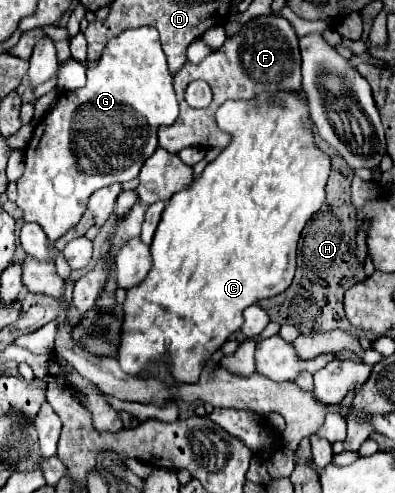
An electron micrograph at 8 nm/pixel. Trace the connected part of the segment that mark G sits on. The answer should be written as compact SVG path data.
M142 26L122 32L118 38L112 38L104 48L104 54L96 66L88 68L88 82L84 88L64 92L56 102L54 110L44 116L34 128L34 134L24 150L24 176L18 184L18 200L16 204L24 210L26 222L36 222L48 236L50 258L36 260L34 256L26 256L22 266L22 284L28 292L48 294L56 300L64 298L64 278L56 274L54 266L54 242L64 236L70 228L74 228L82 214L86 212L88 198L114 182L128 182L138 176L142 164L154 154L158 148L158 128L162 124L172 124L178 116L178 100L172 88L172 76L166 66L166 56L162 52L156 28Z

